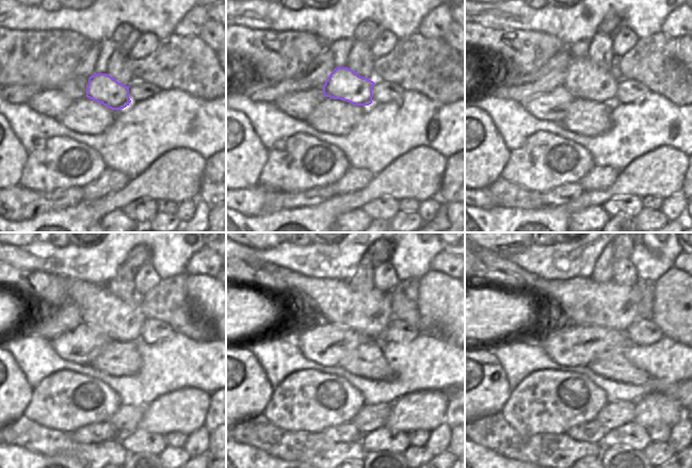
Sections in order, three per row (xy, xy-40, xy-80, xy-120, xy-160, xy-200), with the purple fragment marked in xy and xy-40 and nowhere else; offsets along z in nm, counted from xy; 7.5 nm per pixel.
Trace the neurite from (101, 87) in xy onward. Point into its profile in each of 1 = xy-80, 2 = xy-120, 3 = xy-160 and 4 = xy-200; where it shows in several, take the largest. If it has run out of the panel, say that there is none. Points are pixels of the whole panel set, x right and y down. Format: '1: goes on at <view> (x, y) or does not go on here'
1: goes on at xy-80 (585, 80)
2: goes on at xy-120 (115, 319)
3: goes on at xy-160 (335, 302)
4: goes on at xy-200 (577, 301)

